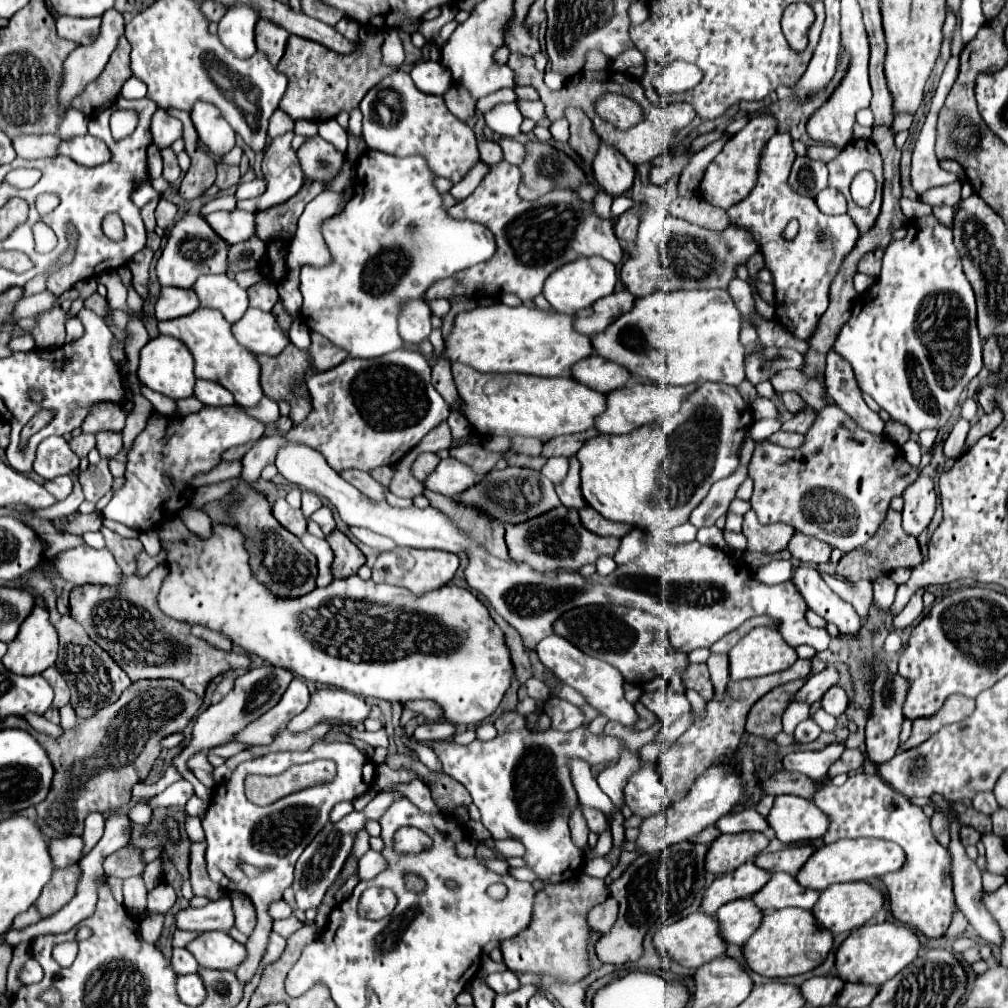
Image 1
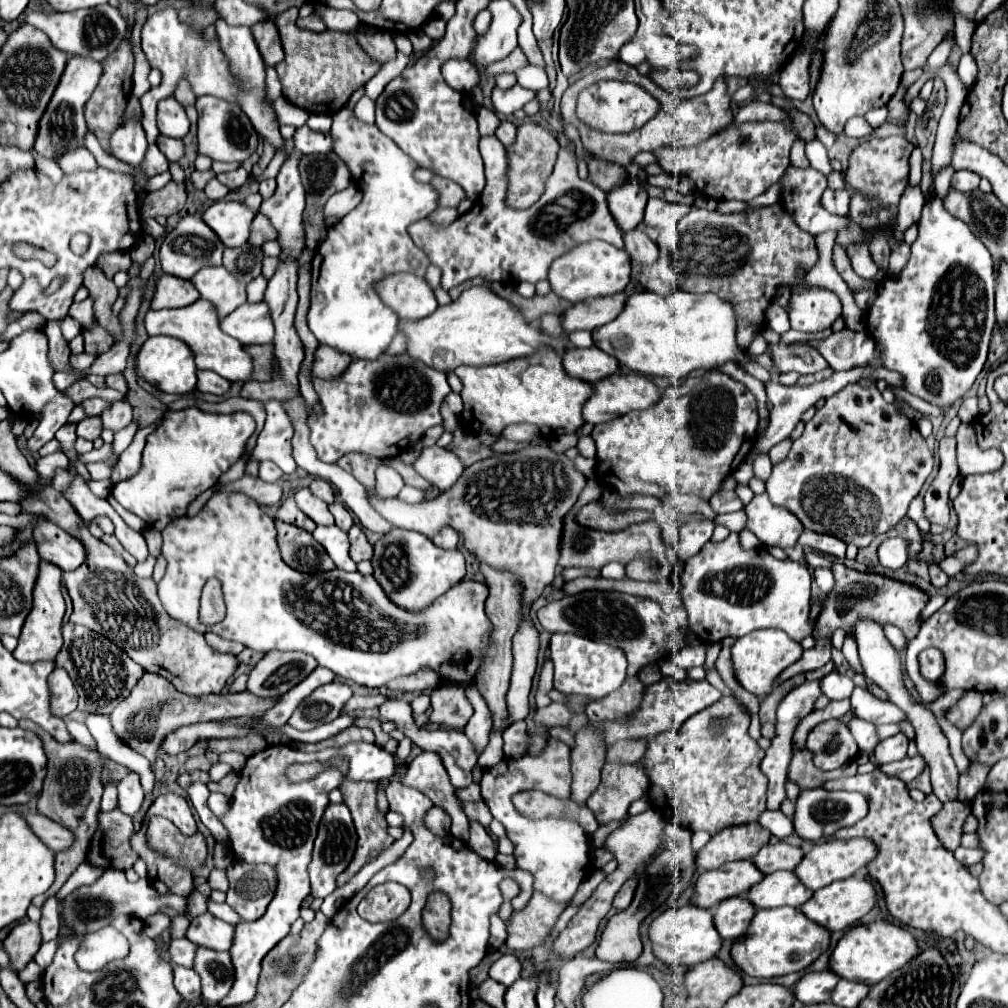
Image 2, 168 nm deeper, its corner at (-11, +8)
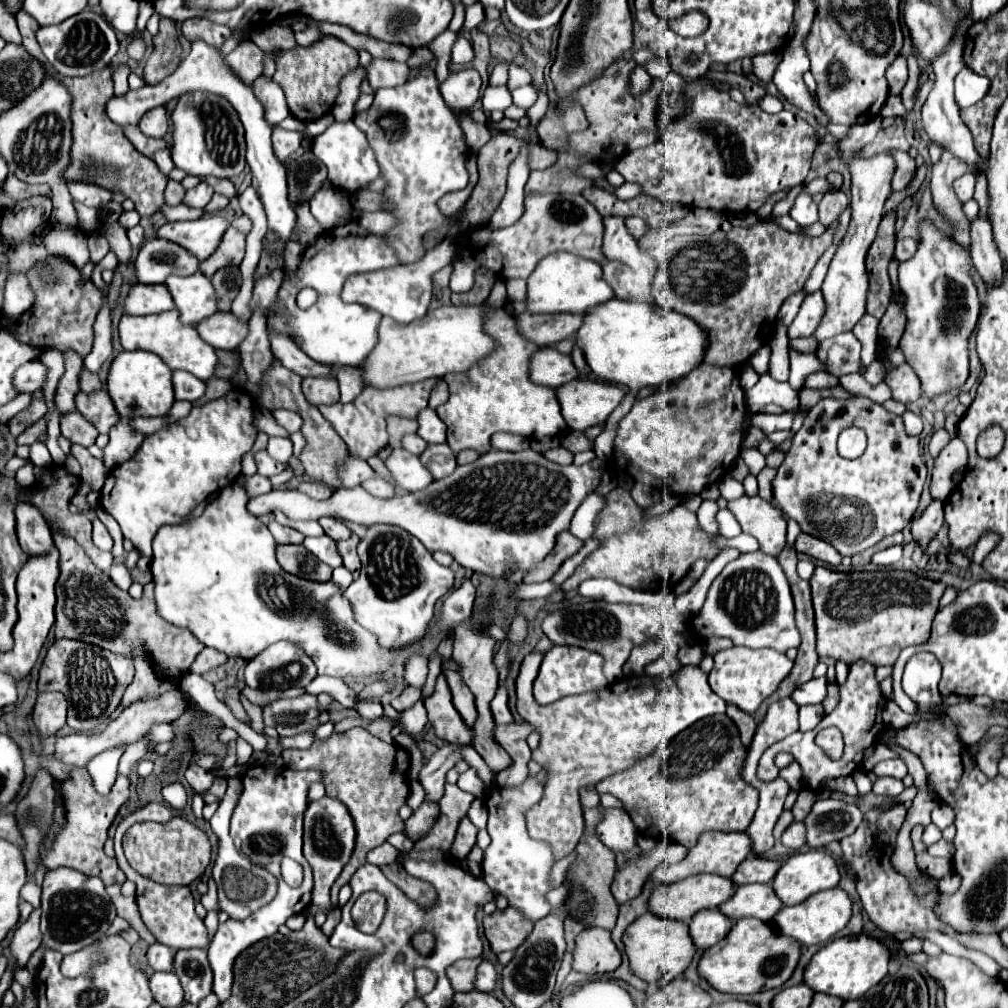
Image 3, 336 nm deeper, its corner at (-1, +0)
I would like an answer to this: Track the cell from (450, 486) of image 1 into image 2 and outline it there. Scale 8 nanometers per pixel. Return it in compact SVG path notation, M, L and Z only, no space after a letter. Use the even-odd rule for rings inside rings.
M427 447L413 463L415 471L439 491L451 489L463 473L463 465L455 453L443 447Z

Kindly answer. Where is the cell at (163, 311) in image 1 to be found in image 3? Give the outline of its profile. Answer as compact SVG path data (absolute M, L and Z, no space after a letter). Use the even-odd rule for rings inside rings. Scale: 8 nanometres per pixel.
M133 285L129 295L125 297L125 313L127 315L151 315L163 313L173 307L171 295L163 285Z

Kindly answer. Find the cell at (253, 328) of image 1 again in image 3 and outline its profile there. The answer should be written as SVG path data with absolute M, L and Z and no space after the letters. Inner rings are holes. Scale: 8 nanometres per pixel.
M217 311L211 317L203 319L197 327L197 333L215 349L235 349L247 337L247 323L239 321L231 311Z

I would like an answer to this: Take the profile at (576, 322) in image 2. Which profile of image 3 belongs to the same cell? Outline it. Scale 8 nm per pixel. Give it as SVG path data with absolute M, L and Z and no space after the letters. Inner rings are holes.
M519 313L515 319L517 319L517 331L539 347L571 339L573 333L583 323L583 315L567 315L567 313L559 315Z

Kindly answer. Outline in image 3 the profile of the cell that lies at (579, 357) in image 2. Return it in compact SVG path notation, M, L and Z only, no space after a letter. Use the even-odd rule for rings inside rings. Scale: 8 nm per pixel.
M539 347L529 361L529 379L537 385L557 389L559 385L577 377L577 369L571 357L559 353L555 347Z

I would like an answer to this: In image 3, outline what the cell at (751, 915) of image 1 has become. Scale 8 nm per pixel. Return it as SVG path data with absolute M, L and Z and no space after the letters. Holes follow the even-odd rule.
M703 909L693 915L689 923L689 933L699 949L709 949L711 945L719 943L731 929L731 921L717 913L717 909Z

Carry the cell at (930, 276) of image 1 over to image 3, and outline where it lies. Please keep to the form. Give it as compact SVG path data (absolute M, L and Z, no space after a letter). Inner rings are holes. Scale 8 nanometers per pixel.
M923 239L919 241L919 249L915 257L899 265L899 287L903 287L903 293L907 295L905 303L905 315L907 315L907 329L901 337L899 347L903 349L907 363L915 369L915 373L921 379L923 395L933 399L939 393L949 391L951 387L959 387L965 383L969 375L969 339L971 333L975 333L975 325L979 321L979 293L971 275L971 257L963 255L963 247L949 239Z

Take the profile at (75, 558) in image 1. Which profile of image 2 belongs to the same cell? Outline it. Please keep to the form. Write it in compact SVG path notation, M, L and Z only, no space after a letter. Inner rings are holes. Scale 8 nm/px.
M49 519L37 521L35 543L41 559L57 565L61 571L75 571L87 559L87 549L83 541L69 535Z

